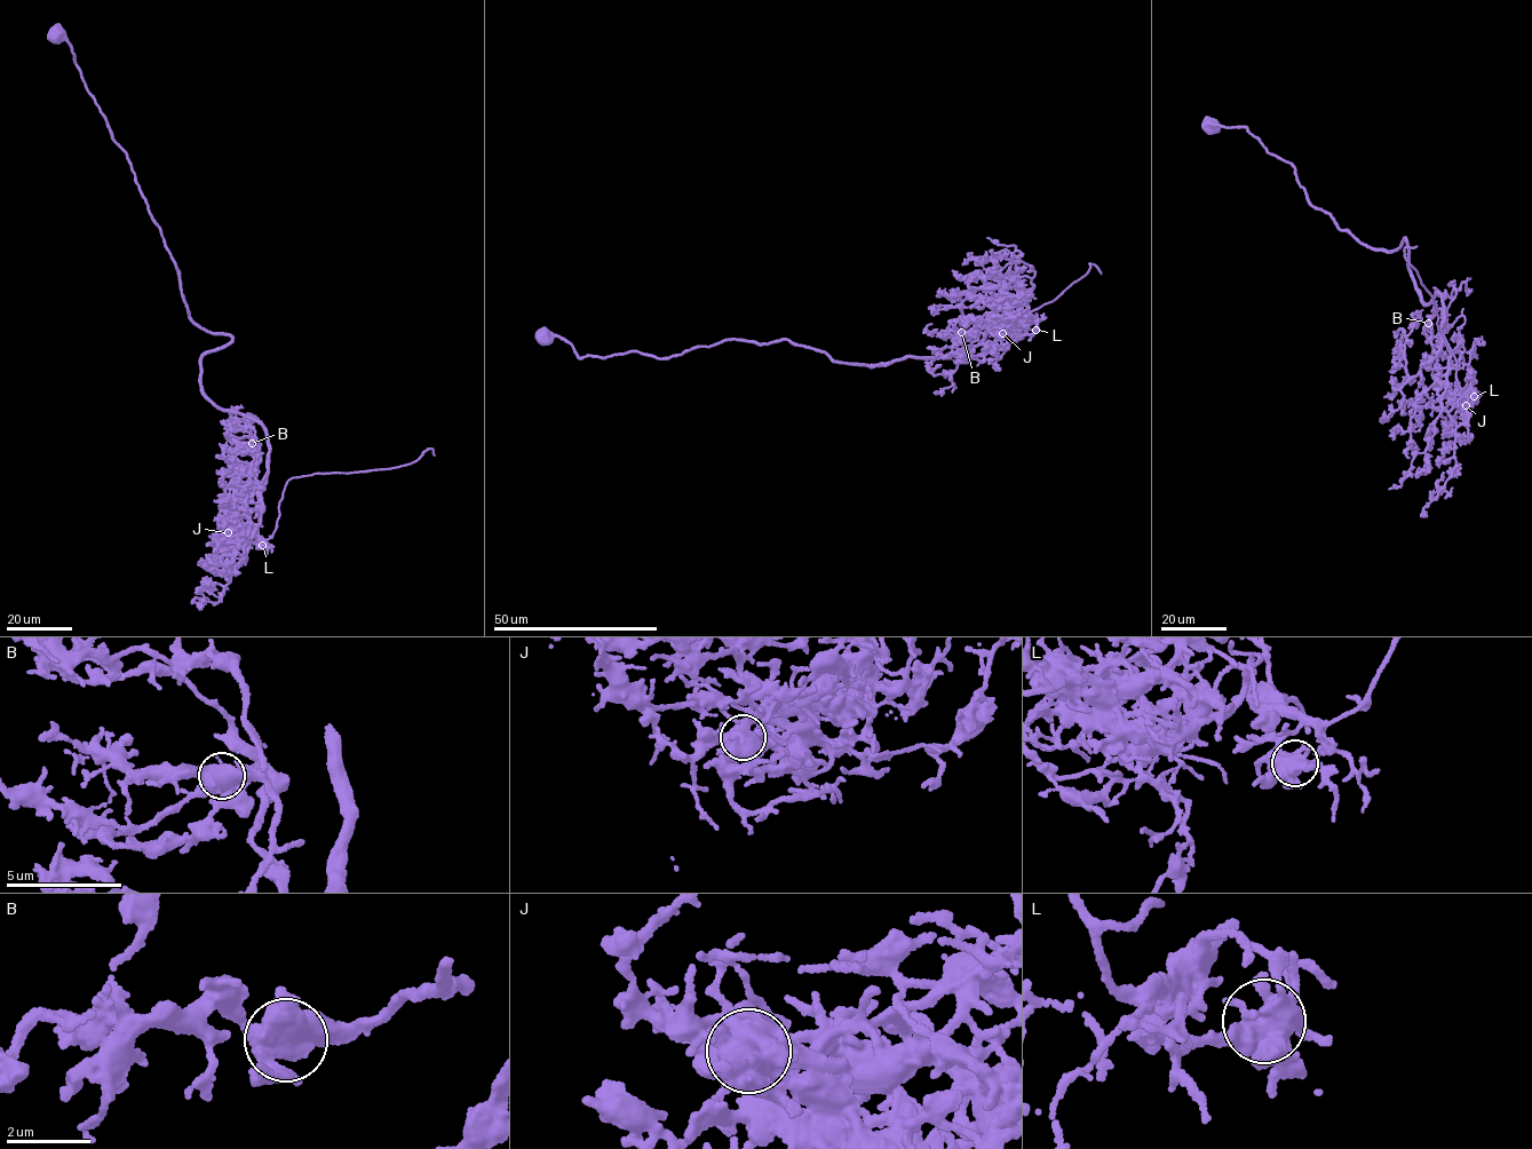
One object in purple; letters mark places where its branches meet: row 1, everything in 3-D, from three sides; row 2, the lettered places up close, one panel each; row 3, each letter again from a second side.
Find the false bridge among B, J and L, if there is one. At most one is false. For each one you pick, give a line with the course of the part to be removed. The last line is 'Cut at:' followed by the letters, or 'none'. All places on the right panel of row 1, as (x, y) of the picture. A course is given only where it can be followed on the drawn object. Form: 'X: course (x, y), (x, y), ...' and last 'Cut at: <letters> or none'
J: course (1466, 405), (1467, 394), (1455, 377), (1454, 356), (1439, 331), (1437, 308), (1406, 260), (1404, 248), (1417, 246)
Cut at: J

